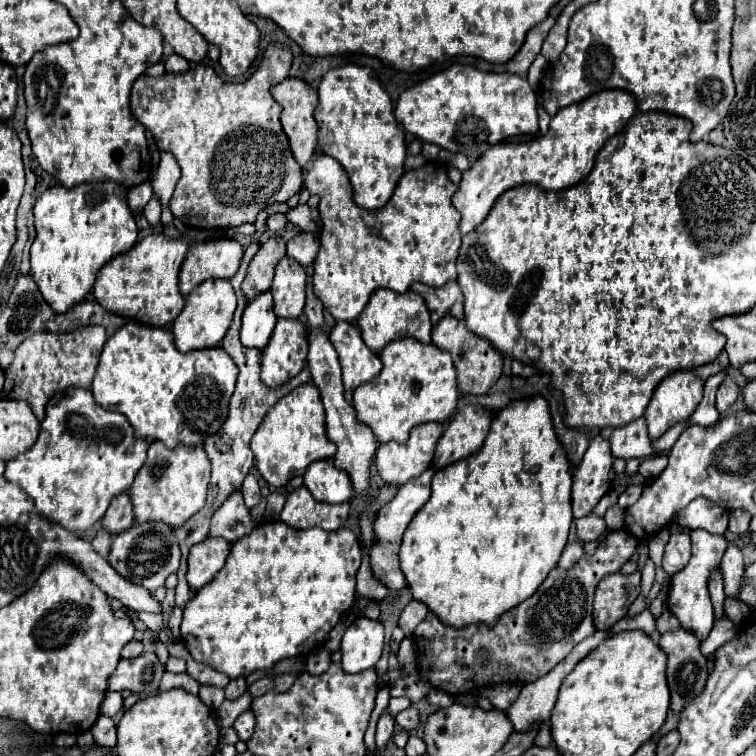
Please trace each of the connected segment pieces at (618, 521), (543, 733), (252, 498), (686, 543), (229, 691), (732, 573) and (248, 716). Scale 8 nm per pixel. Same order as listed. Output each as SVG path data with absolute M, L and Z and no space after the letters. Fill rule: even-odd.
M618 504L609 508L604 519L608 530L620 530L624 526L625 512L618 506Z
M544 722L535 737L535 745L539 747L549 747L551 745L551 729L549 722Z
M253 471L245 477L245 481L243 481L243 485L241 485L241 493L243 493L245 505L247 505L249 509L259 503L259 499L261 499L261 489L259 489L259 483L257 483L257 475L255 475Z
M675 533L675 535L671 535L671 539L665 547L661 567L667 575L675 575L679 569L683 569L687 565L689 557L691 557L691 537L687 533Z
M239 677L239 679L229 681L229 685L225 687L225 697L227 697L227 699L237 699L237 697L241 697L245 691L247 691L245 679L243 679L243 677Z
M729 545L723 561L721 561L721 571L725 579L725 595L727 597L739 597L739 585L743 581L743 555L735 545Z
M243 711L243 713L237 717L237 721L235 721L233 727L235 727L235 731L239 733L239 739L249 741L251 735L253 735L253 729L255 729L255 715L253 715L253 711Z

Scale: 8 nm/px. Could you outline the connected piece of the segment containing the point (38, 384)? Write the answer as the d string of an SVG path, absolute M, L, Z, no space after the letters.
M101 325L75 329L73 333L65 333L65 335L39 331L31 337L27 337L17 347L13 363L5 369L3 399L27 401L29 407L33 409L35 417L39 421L43 421L45 405L55 393L61 393L69 387L81 387L81 389L91 387L105 341L107 341L107 335Z

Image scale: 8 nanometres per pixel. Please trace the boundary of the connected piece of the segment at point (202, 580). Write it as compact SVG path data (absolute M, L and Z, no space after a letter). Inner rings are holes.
M207 537L199 545L191 547L189 571L187 571L189 587L197 591L203 585L207 585L225 565L229 551L231 545L221 537Z

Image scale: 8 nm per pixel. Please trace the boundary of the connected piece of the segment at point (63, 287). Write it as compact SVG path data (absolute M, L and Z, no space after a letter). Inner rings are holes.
M107 179L89 181L73 189L67 189L61 185L49 187L37 199L33 213L35 213L37 237L31 245L31 275L37 281L39 291L43 293L43 299L51 305L51 309L55 309L55 313L65 313L67 309L83 301L87 293L93 289L97 271L113 257L127 253L137 241L135 217L127 205L127 189L123 189L123 185L115 181L107 181Z

